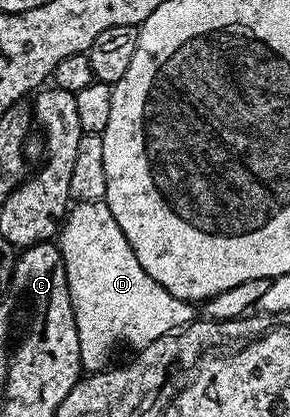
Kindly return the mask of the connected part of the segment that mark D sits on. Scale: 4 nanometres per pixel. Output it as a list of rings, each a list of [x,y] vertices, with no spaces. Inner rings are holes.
[[[105,200],[77,202],[67,212],[56,244],[62,252],[83,370],[107,368],[110,353],[106,349],[117,341],[141,347],[187,324],[188,317],[182,314],[188,309],[187,302],[164,291],[164,287],[140,267],[136,251],[132,251],[128,239],[124,239],[124,231],[120,231],[120,223],[112,219]]]

